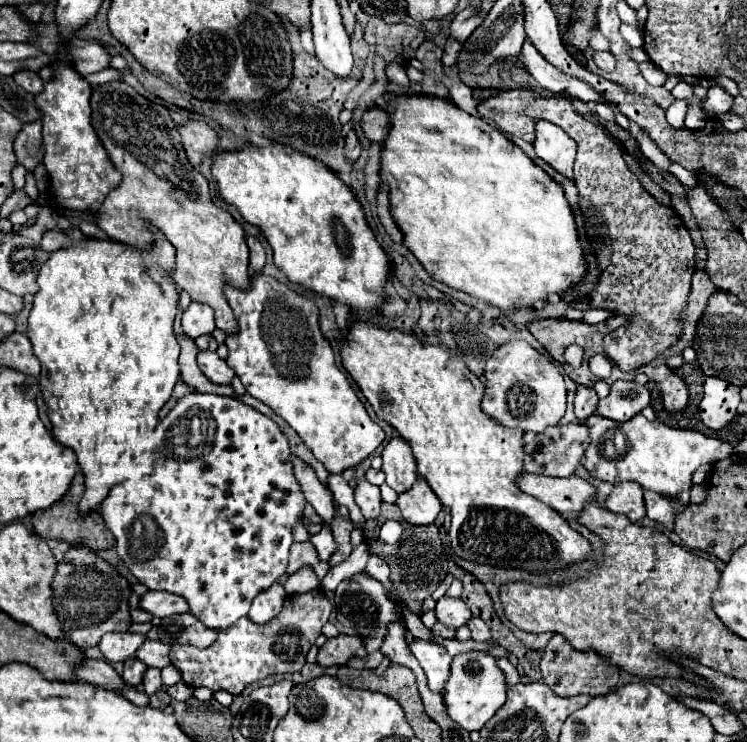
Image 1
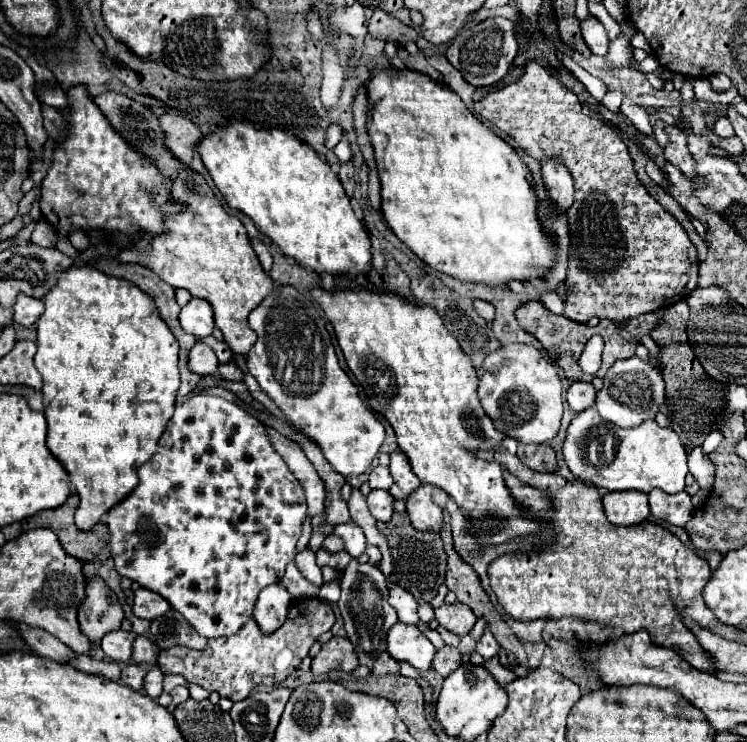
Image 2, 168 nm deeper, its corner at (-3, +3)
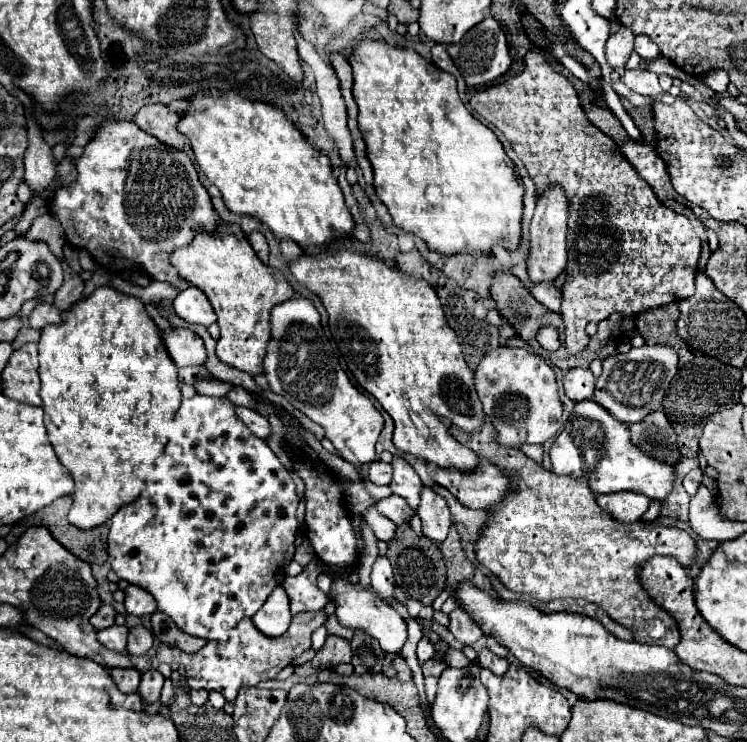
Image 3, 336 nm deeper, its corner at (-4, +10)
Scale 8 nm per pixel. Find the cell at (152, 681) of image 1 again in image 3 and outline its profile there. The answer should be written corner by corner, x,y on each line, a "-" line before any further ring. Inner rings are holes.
157,670
143,672
137,694
141,696
141,700
143,700
145,704
155,704
155,702
159,700
159,694
161,694
163,684
165,684
165,678
163,678

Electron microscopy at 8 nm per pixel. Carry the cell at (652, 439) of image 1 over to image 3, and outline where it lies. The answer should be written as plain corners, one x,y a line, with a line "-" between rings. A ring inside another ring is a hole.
583,400
583,402
577,402
573,406
571,418
565,424
565,430
555,438
549,454
551,454
551,464
553,464
555,474
565,472
567,476
573,476
573,478
581,478
581,474
583,474
589,480
589,488
593,490
593,494
611,494
611,492
629,490
629,492
645,494
651,500
663,500
665,496
669,496
673,478
675,478
675,470
669,464
663,464
659,460
653,460
653,458
645,456
639,448
635,448
631,444
627,424
613,418
607,410
603,410
593,400

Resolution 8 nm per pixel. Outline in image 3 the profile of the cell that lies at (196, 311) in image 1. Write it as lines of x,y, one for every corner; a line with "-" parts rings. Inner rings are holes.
189,286
187,290
183,290
175,298
173,306
175,306
177,316
183,318
187,324
209,326
215,322
215,312
213,312
207,296
195,286

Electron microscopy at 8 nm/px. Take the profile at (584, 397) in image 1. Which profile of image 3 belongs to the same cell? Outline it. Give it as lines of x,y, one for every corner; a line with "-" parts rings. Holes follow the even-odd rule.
571,368
563,376
563,388
573,402
589,400
595,390
595,376
589,368

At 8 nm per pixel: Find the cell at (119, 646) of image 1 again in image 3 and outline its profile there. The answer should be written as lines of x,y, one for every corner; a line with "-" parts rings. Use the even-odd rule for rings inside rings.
111,626
111,628
99,630
99,632
97,632
97,640
99,640
105,648
109,648
109,650
125,652
127,634
129,634
129,628
127,628
127,626

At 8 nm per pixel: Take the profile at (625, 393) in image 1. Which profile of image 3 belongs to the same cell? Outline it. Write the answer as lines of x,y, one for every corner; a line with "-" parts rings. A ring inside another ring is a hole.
643,344
627,354
615,354
603,360
603,372
597,378
593,400
621,422
639,422
649,412
661,408
671,378
677,372
677,352
669,346

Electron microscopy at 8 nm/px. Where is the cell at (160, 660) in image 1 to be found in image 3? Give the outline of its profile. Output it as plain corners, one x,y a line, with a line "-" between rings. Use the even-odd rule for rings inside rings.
133,626
129,630
129,640
127,640
127,652
129,654
145,654
153,646
153,634
145,626

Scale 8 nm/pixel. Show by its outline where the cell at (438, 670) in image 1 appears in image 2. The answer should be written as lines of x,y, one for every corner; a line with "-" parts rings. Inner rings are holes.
396,623
388,631
386,641
388,641
388,653
396,661
408,661
422,673
432,669
436,647
422,635
422,631
416,625

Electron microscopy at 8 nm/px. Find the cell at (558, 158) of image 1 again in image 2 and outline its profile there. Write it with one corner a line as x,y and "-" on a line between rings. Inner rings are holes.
548,159
542,163
542,179
548,189
548,197
556,203
558,209
568,209
574,201
574,179
566,171
560,159

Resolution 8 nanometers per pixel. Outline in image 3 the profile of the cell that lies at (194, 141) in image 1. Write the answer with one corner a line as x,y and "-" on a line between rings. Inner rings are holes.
163,104
143,106
143,108
133,116
133,122
135,122
141,130
145,130
147,134
159,138
163,144
183,150
183,144
185,144
187,138
177,130
179,114
171,112
167,106
163,106

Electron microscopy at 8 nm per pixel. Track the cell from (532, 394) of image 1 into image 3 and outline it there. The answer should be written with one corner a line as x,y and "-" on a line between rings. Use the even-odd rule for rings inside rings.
499,346
491,350
475,370
475,390
485,416
495,426
495,442
501,446
543,444
553,438
563,424
563,404
557,394
553,368
525,348

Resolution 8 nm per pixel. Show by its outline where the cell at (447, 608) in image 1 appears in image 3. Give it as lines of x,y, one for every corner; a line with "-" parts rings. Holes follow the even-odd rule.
455,608
451,614
451,626
449,630
453,632
453,636
463,644
463,646
473,646
481,636
483,636
483,630
461,610
461,608

